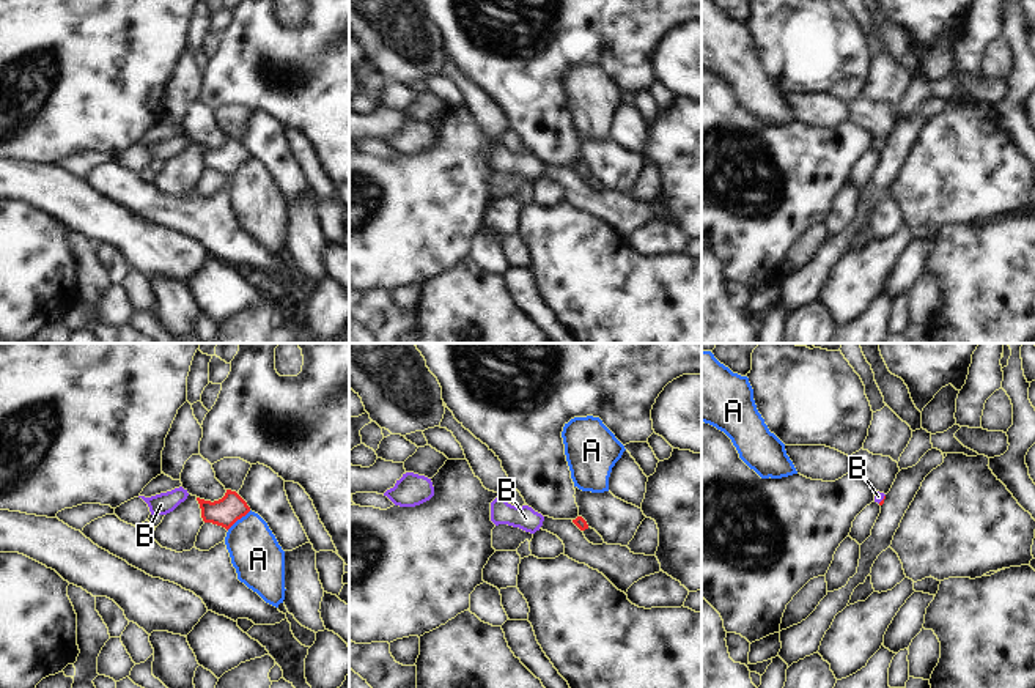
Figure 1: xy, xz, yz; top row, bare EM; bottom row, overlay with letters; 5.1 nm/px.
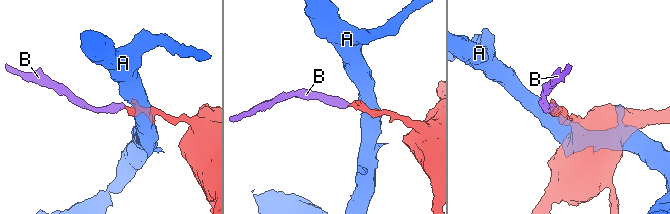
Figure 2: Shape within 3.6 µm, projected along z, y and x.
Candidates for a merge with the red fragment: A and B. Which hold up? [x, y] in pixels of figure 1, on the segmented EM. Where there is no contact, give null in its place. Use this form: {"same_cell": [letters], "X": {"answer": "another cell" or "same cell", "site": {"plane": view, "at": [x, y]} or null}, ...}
{"same_cell": ["B"], "A": {"answer": "another cell", "site": {"plane": "xy", "at": [238, 518]}}, "B": {"answer": "same cell", "site": {"plane": "yz", "at": [883, 499]}}}

